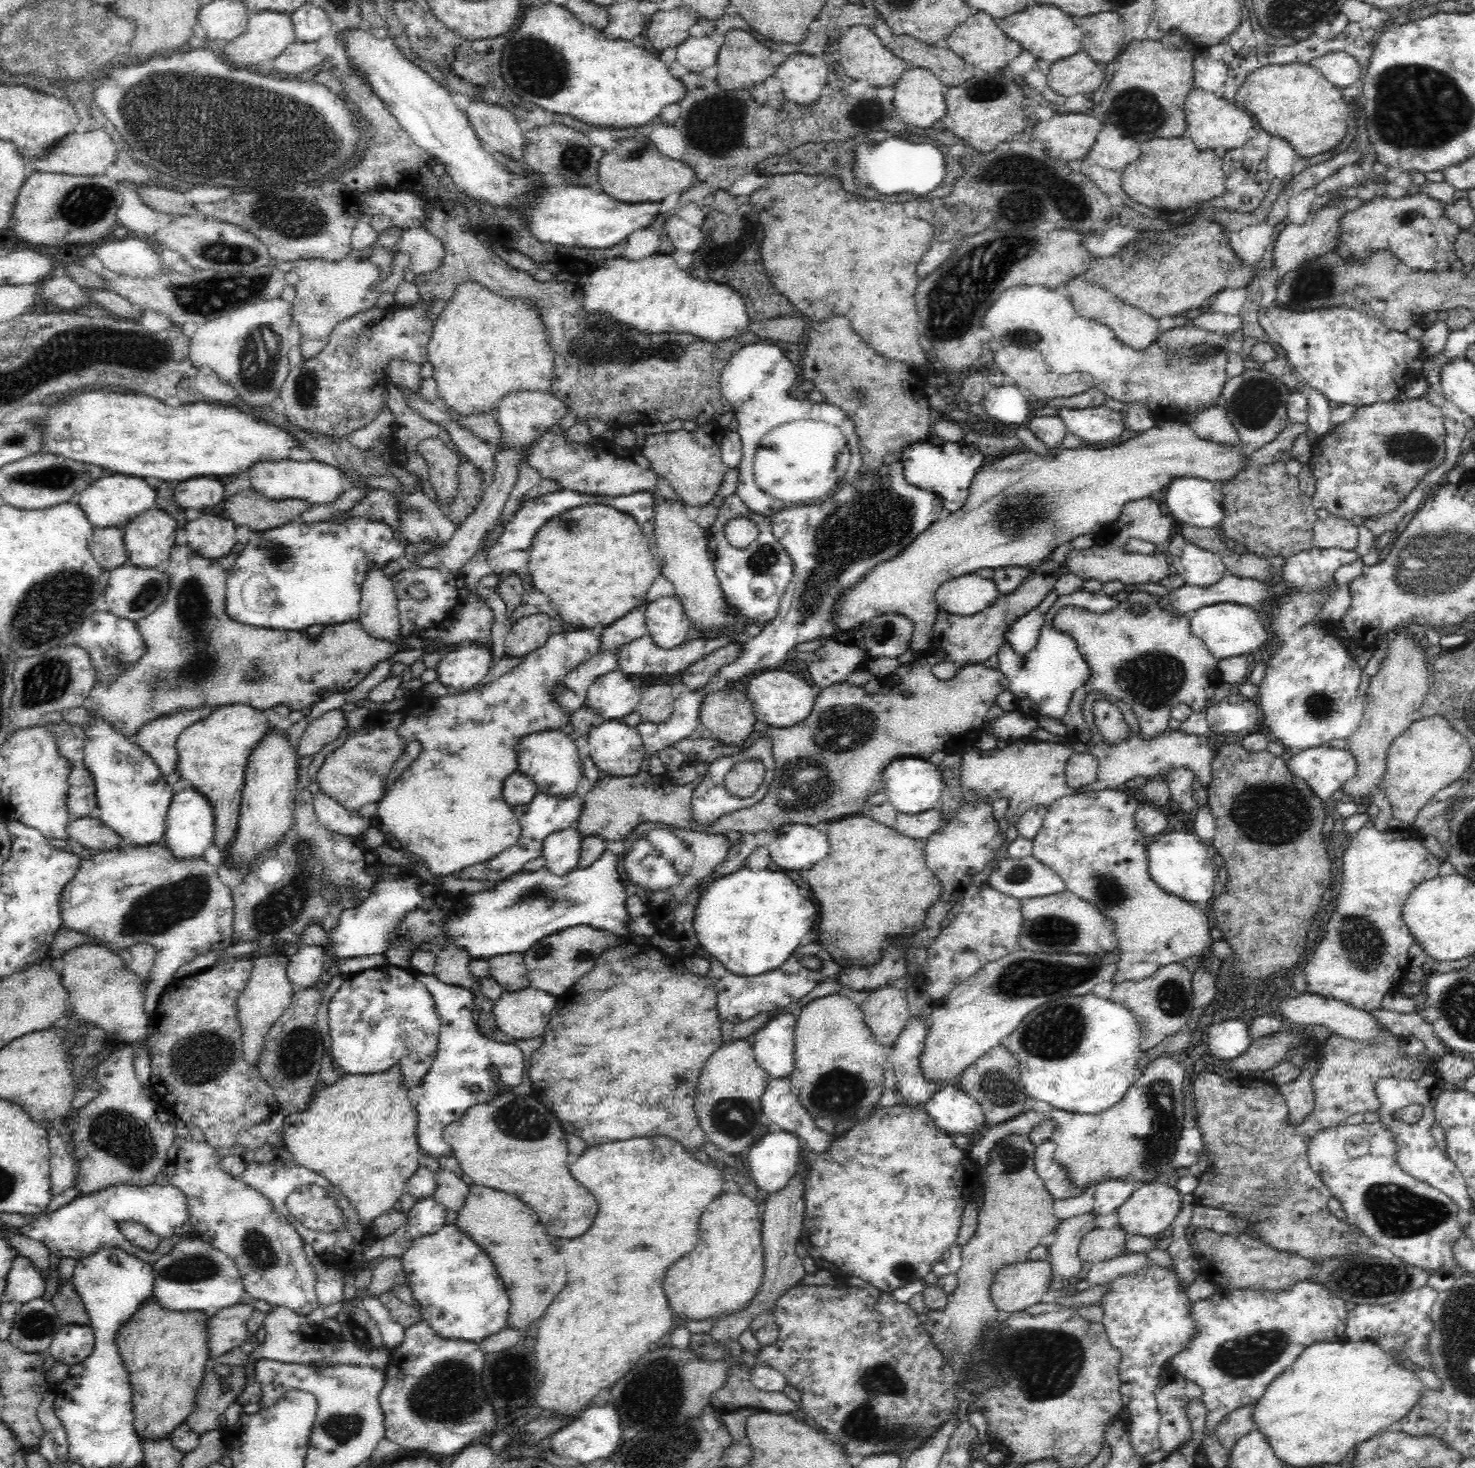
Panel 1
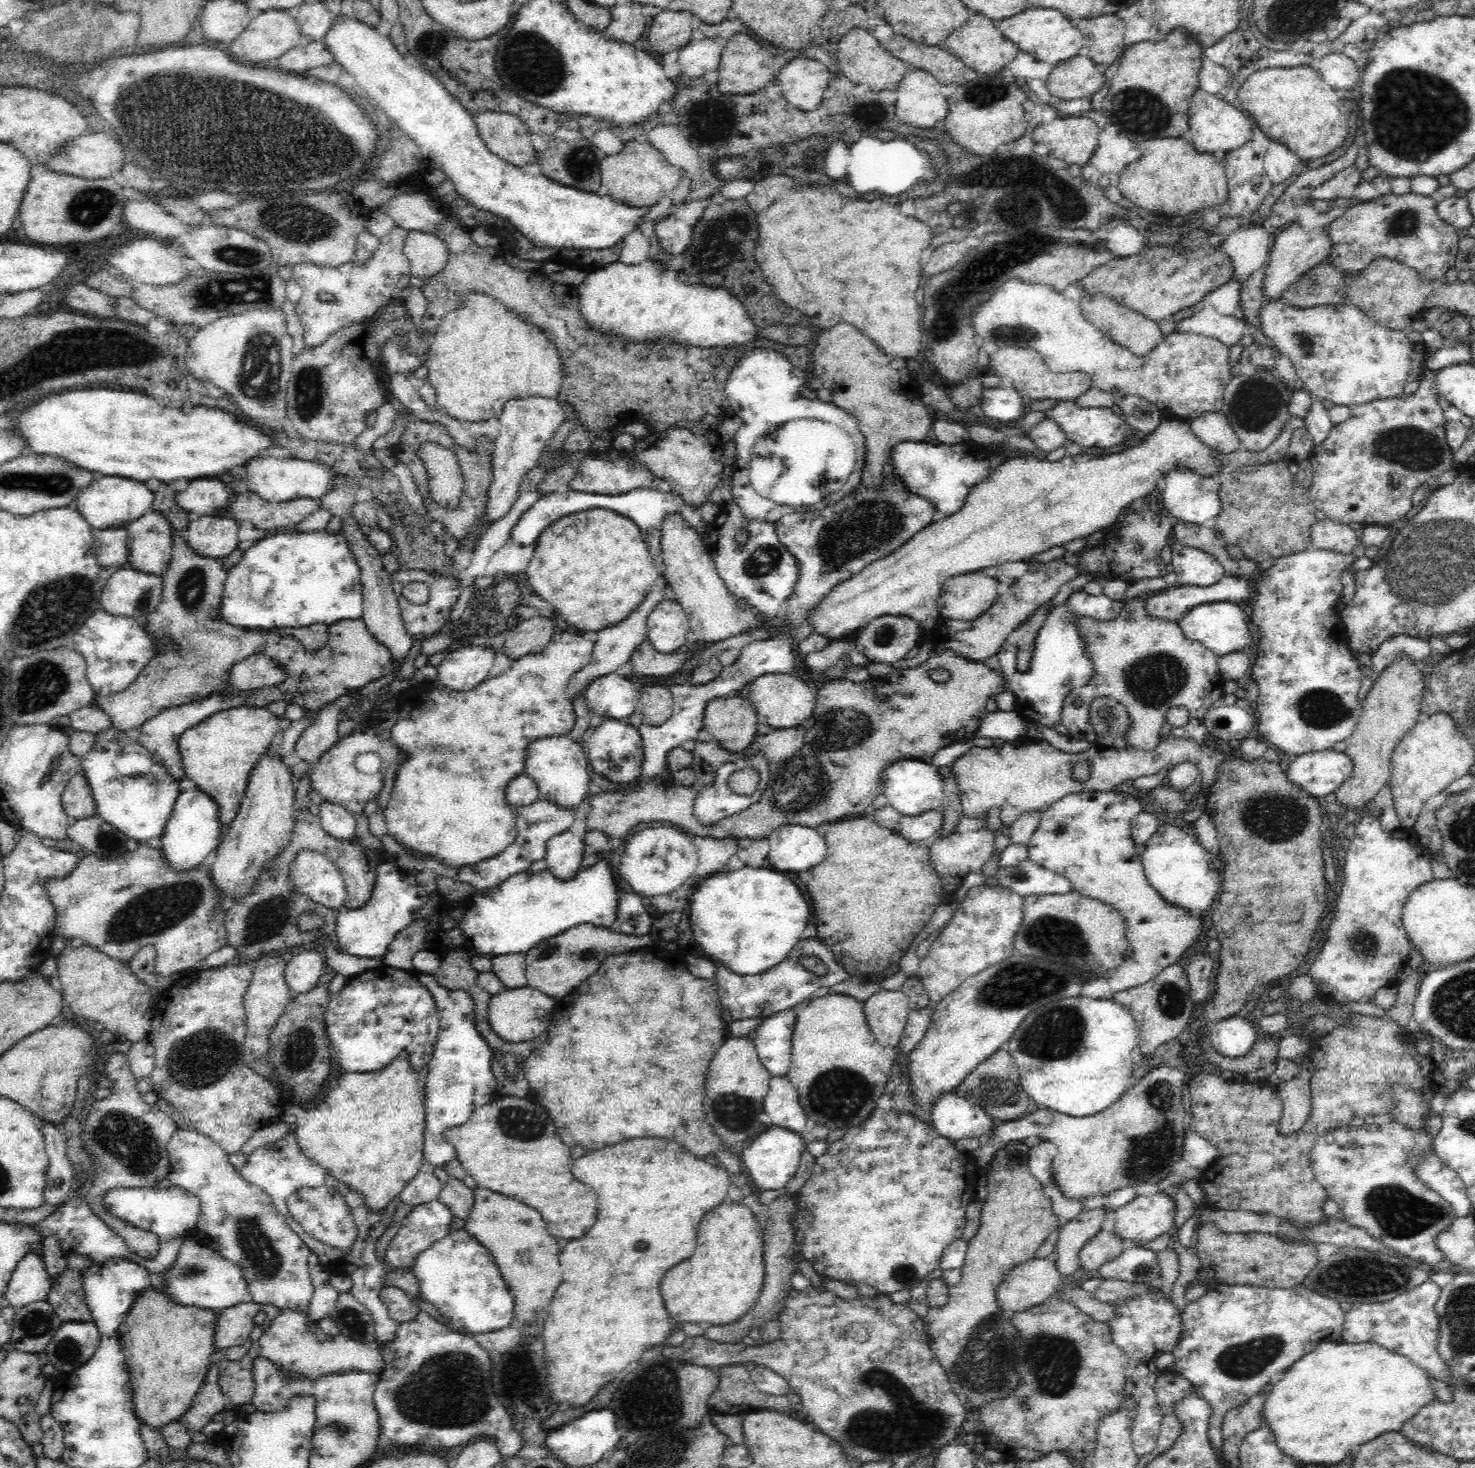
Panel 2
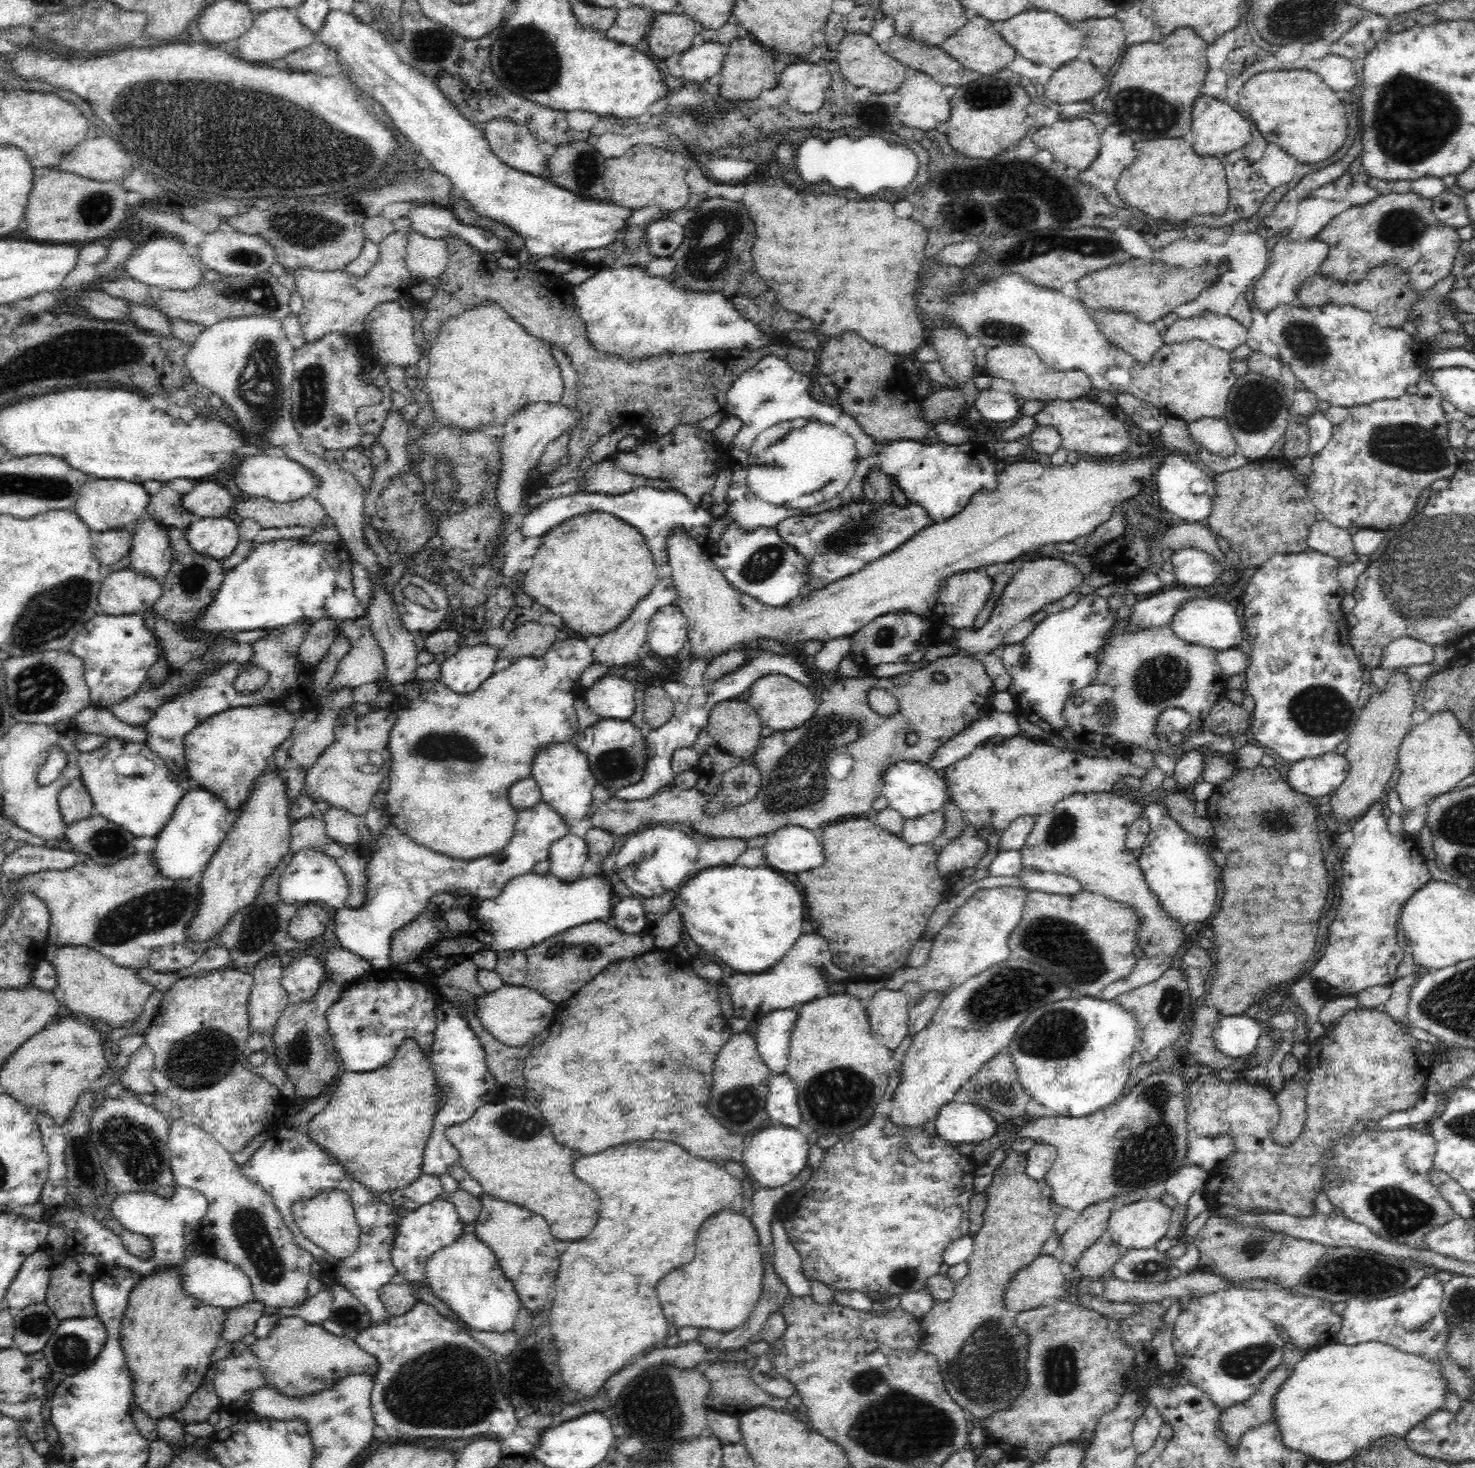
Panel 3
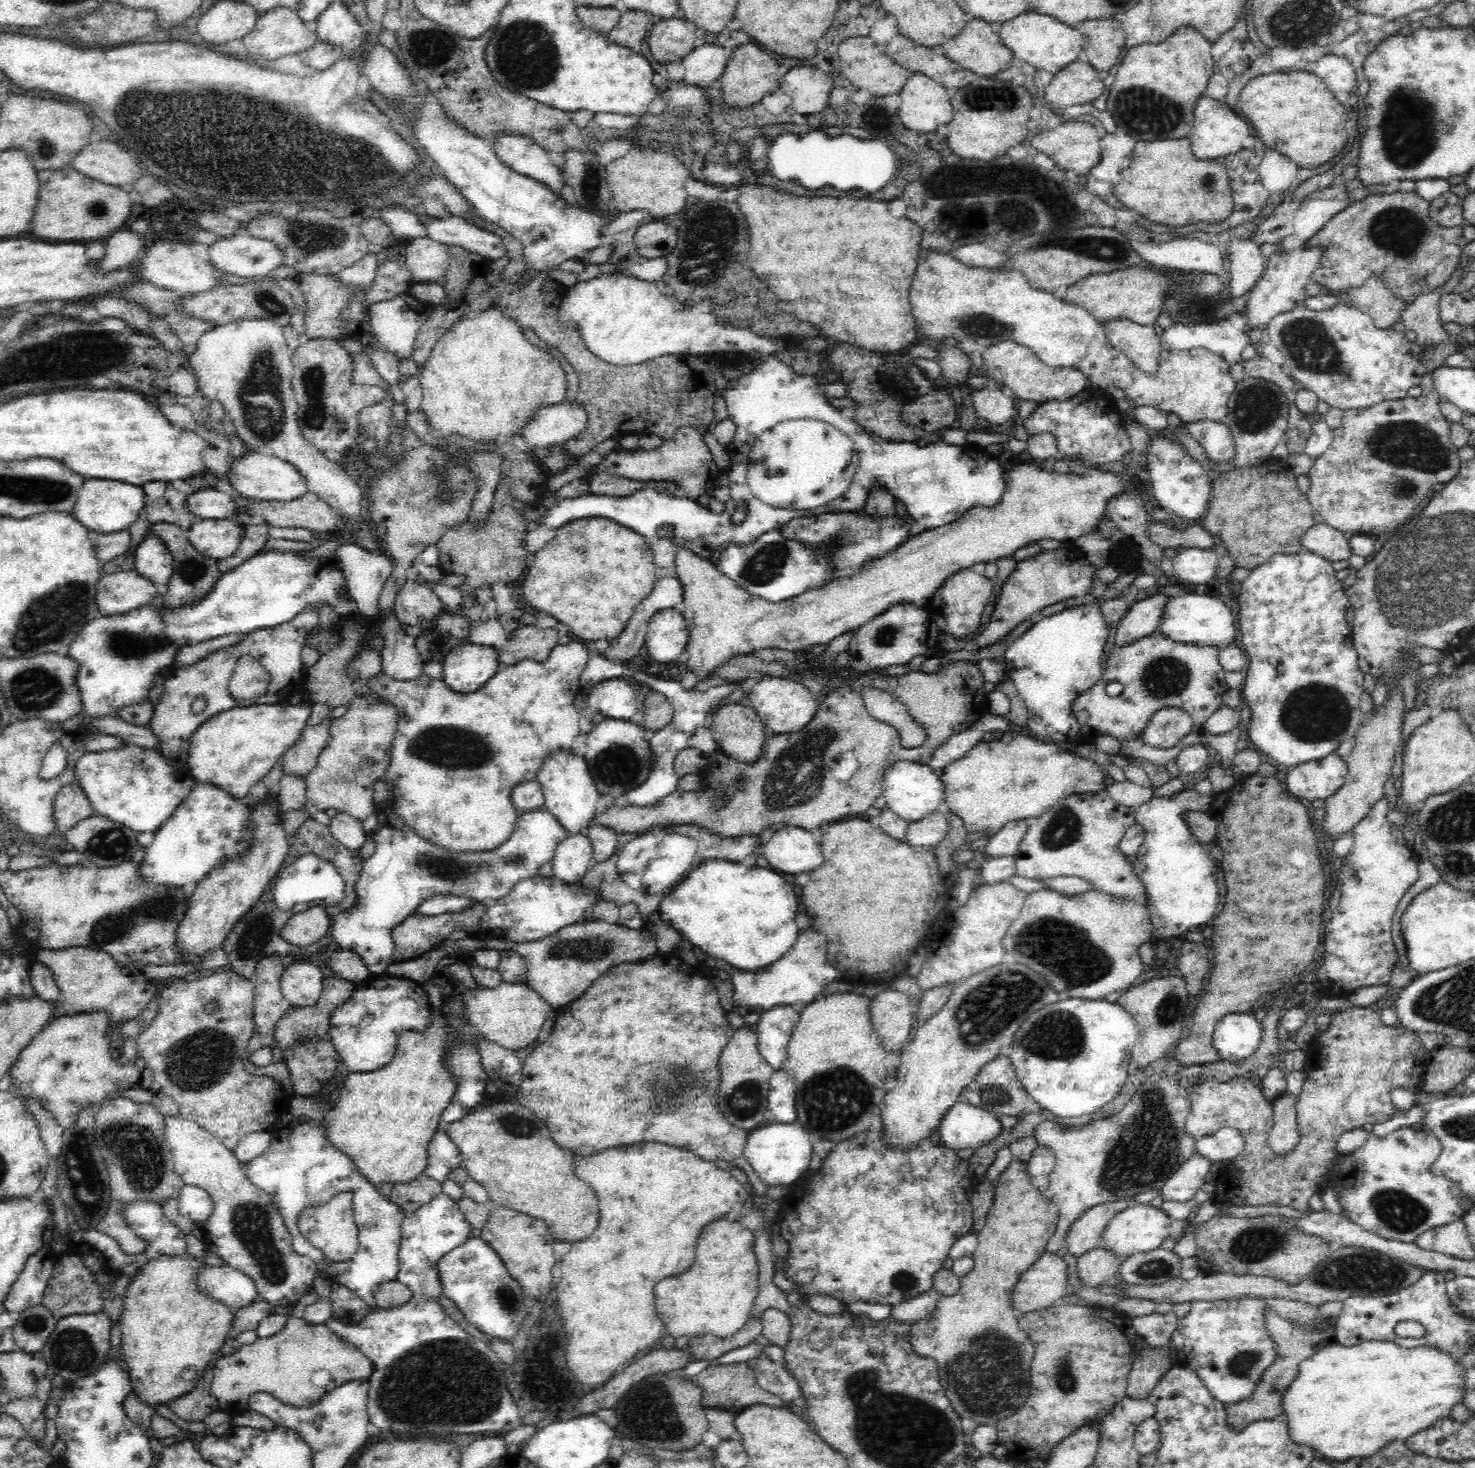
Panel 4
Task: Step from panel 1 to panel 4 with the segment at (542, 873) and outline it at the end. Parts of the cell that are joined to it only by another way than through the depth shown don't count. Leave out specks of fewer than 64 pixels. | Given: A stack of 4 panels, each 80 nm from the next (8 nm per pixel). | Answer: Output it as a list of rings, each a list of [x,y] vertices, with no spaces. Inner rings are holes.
[[[536,875],[518,881],[496,904],[485,910],[482,919],[482,930],[505,938],[506,941],[530,942],[538,938],[556,933],[562,928],[580,920],[584,910],[596,904],[596,896],[592,892],[582,892],[580,888],[570,888],[564,881],[555,876],[542,877]]]

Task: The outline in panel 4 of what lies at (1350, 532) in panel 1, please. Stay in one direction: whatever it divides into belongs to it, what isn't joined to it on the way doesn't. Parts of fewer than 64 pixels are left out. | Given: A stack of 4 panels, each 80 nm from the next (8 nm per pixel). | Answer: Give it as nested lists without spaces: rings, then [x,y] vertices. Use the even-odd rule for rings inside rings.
[[[1323,520],[1312,525],[1301,536],[1300,544],[1304,550],[1319,554],[1330,562],[1347,560],[1351,555],[1349,540]]]

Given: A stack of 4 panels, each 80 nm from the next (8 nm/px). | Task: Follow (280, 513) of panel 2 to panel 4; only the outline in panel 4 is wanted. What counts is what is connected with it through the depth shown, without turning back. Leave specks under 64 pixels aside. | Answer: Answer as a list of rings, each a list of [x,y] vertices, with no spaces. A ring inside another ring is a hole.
[[[310,492],[288,502],[260,501],[250,506],[249,512],[262,516],[270,526],[303,528],[317,534],[337,530],[339,521],[335,510]]]

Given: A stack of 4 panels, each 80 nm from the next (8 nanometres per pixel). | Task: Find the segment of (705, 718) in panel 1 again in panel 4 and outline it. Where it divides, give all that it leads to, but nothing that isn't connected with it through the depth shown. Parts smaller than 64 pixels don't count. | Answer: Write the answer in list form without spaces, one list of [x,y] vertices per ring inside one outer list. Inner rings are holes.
[[[735,703],[720,708],[708,728],[724,755],[746,764],[762,758],[765,727],[750,706]]]

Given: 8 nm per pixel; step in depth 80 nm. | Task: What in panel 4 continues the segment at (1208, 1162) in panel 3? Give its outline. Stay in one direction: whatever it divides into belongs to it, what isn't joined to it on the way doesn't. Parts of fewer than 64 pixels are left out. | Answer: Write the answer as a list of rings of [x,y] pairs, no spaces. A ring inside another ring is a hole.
[[[1224,1127],[1214,1134],[1197,1139],[1195,1147],[1196,1153],[1216,1163],[1237,1157],[1245,1148],[1245,1138],[1235,1128]]]

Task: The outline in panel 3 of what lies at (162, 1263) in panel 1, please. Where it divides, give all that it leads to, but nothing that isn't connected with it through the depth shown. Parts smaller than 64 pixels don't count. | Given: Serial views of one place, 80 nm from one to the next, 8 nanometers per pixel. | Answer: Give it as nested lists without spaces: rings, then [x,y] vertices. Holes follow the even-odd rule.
[[[190,1248],[179,1270],[181,1270],[184,1292],[206,1305],[230,1310],[253,1300],[253,1288],[249,1276],[234,1263],[216,1256],[206,1257]]]

